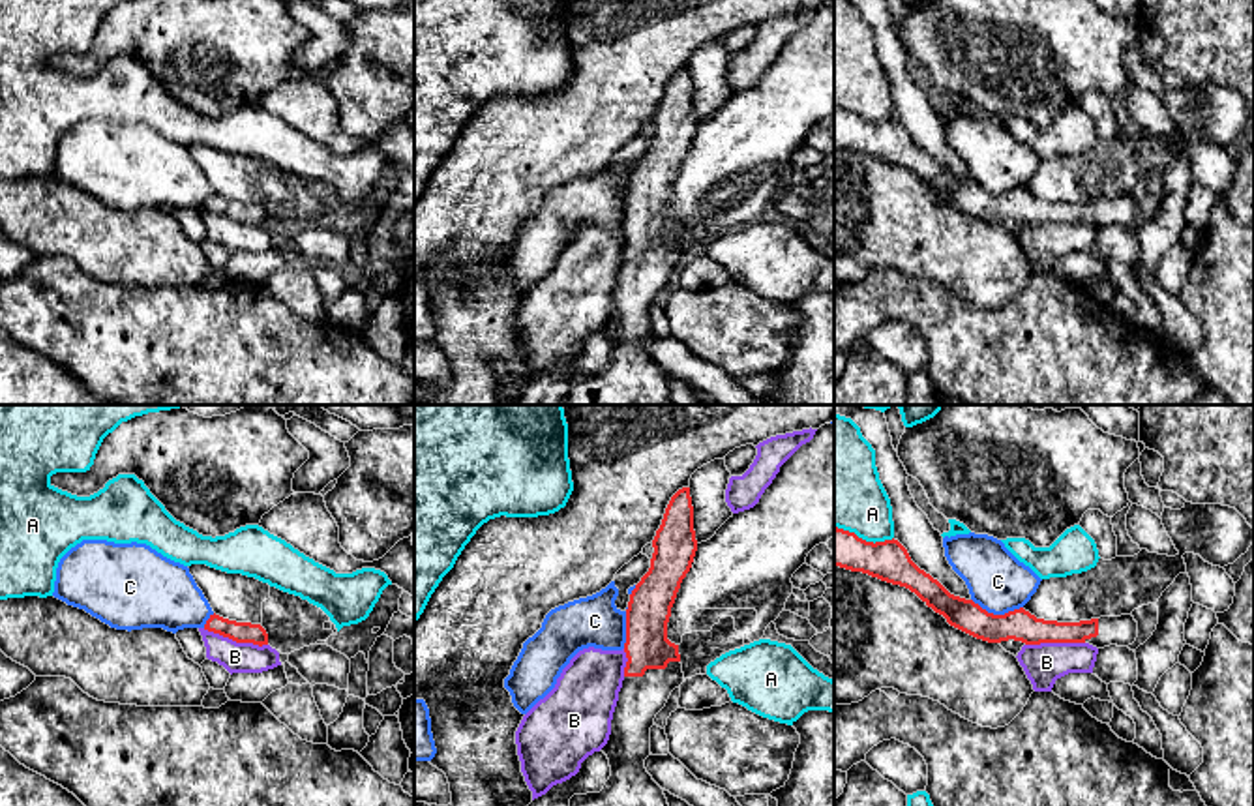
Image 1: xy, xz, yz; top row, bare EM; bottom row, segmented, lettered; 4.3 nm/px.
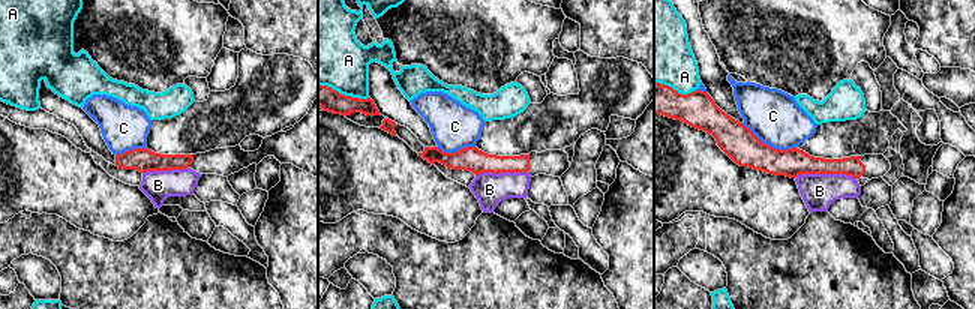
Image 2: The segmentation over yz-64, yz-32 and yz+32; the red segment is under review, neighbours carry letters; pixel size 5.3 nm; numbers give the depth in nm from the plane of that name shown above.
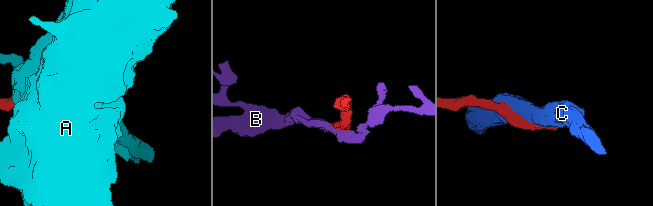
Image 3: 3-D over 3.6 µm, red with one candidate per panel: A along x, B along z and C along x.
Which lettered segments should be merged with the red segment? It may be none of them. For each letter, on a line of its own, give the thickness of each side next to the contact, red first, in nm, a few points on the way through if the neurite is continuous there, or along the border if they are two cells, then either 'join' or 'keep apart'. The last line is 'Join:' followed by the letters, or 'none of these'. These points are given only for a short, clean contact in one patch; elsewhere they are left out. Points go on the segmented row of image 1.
A: 180/340 nm | keep apart
B: 100/130 nm | keep apart
C: 140/260 nm | keep apart
Join: none of these

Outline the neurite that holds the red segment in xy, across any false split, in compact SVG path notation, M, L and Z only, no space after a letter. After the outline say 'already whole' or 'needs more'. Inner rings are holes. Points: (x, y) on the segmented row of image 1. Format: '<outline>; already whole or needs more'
M210 615L204 624L204 630L229 637L236 643L253 643L253 645L268 645L268 634L261 624L251 622L236 622L223 619L219 615Z; already whole

